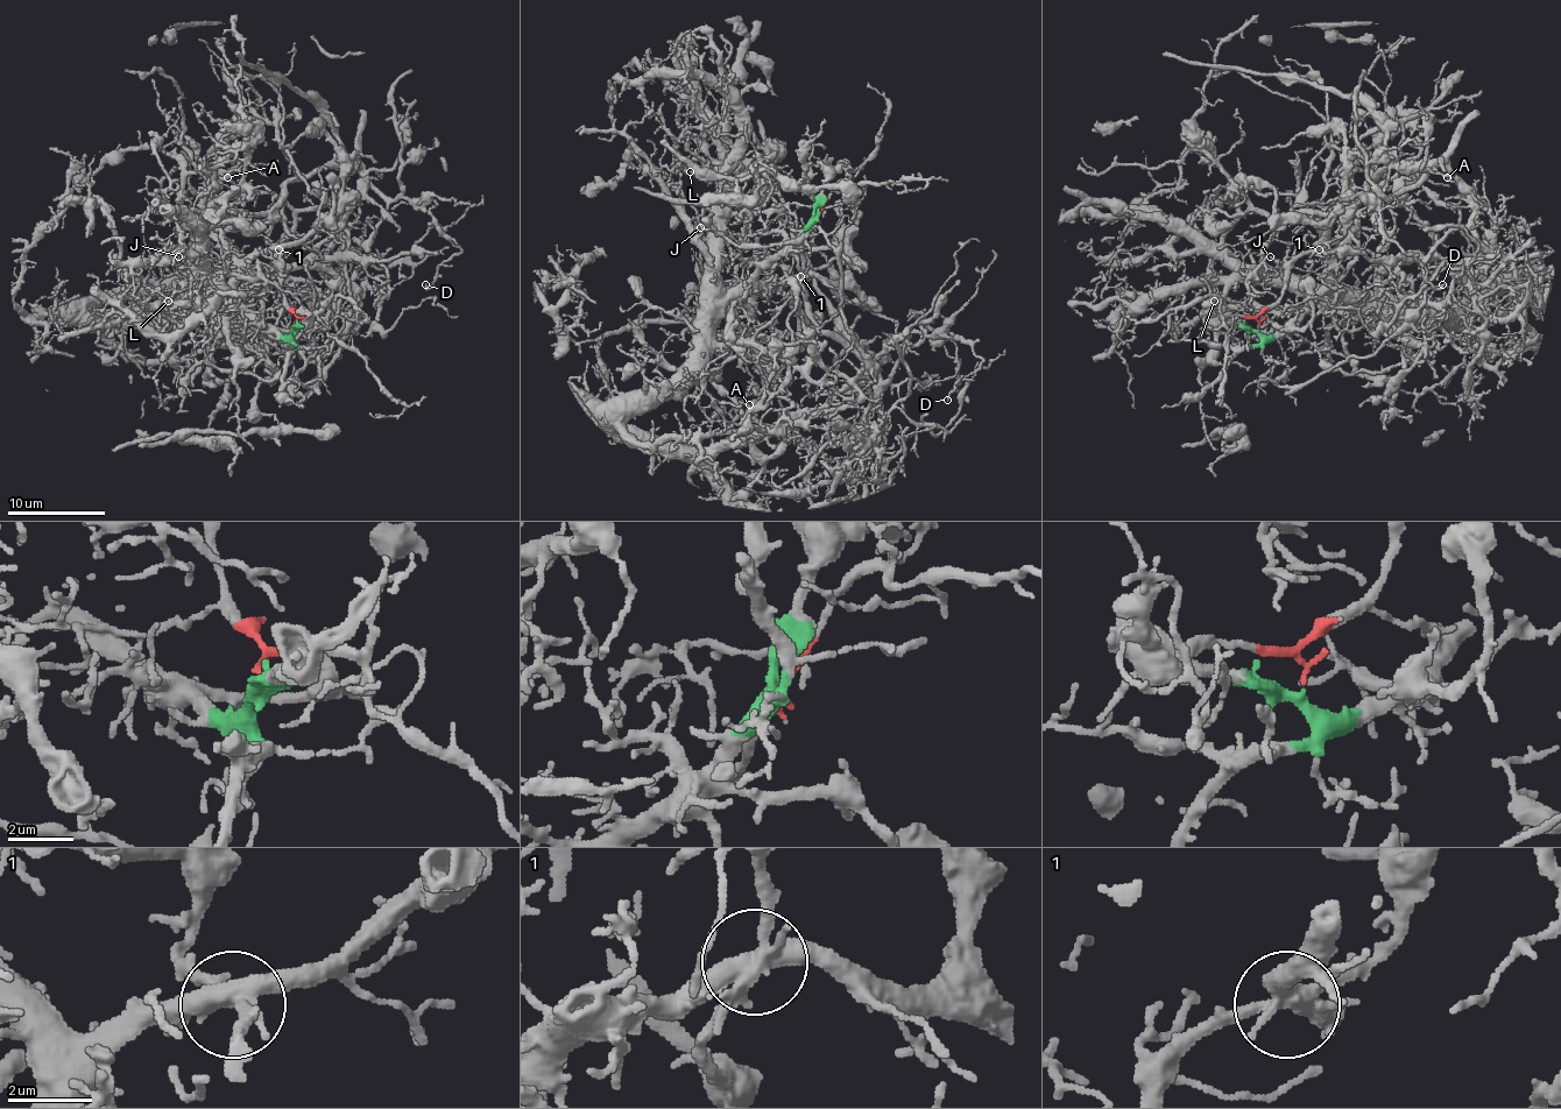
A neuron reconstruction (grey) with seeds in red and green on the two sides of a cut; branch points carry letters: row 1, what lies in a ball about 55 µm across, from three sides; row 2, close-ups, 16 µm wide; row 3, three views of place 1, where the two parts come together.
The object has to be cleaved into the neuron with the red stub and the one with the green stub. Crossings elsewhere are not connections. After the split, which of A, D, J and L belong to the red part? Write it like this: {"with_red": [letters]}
{"with_red": ["A", "D"]}

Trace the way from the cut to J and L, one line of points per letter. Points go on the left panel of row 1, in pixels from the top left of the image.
J: (295, 327), (278, 336), (237, 309), (205, 316), (178, 258)
L: (295, 327), (288, 336), (278, 336), (237, 309), (207, 318), (200, 278), (210, 291), (207, 298), (168, 301)

